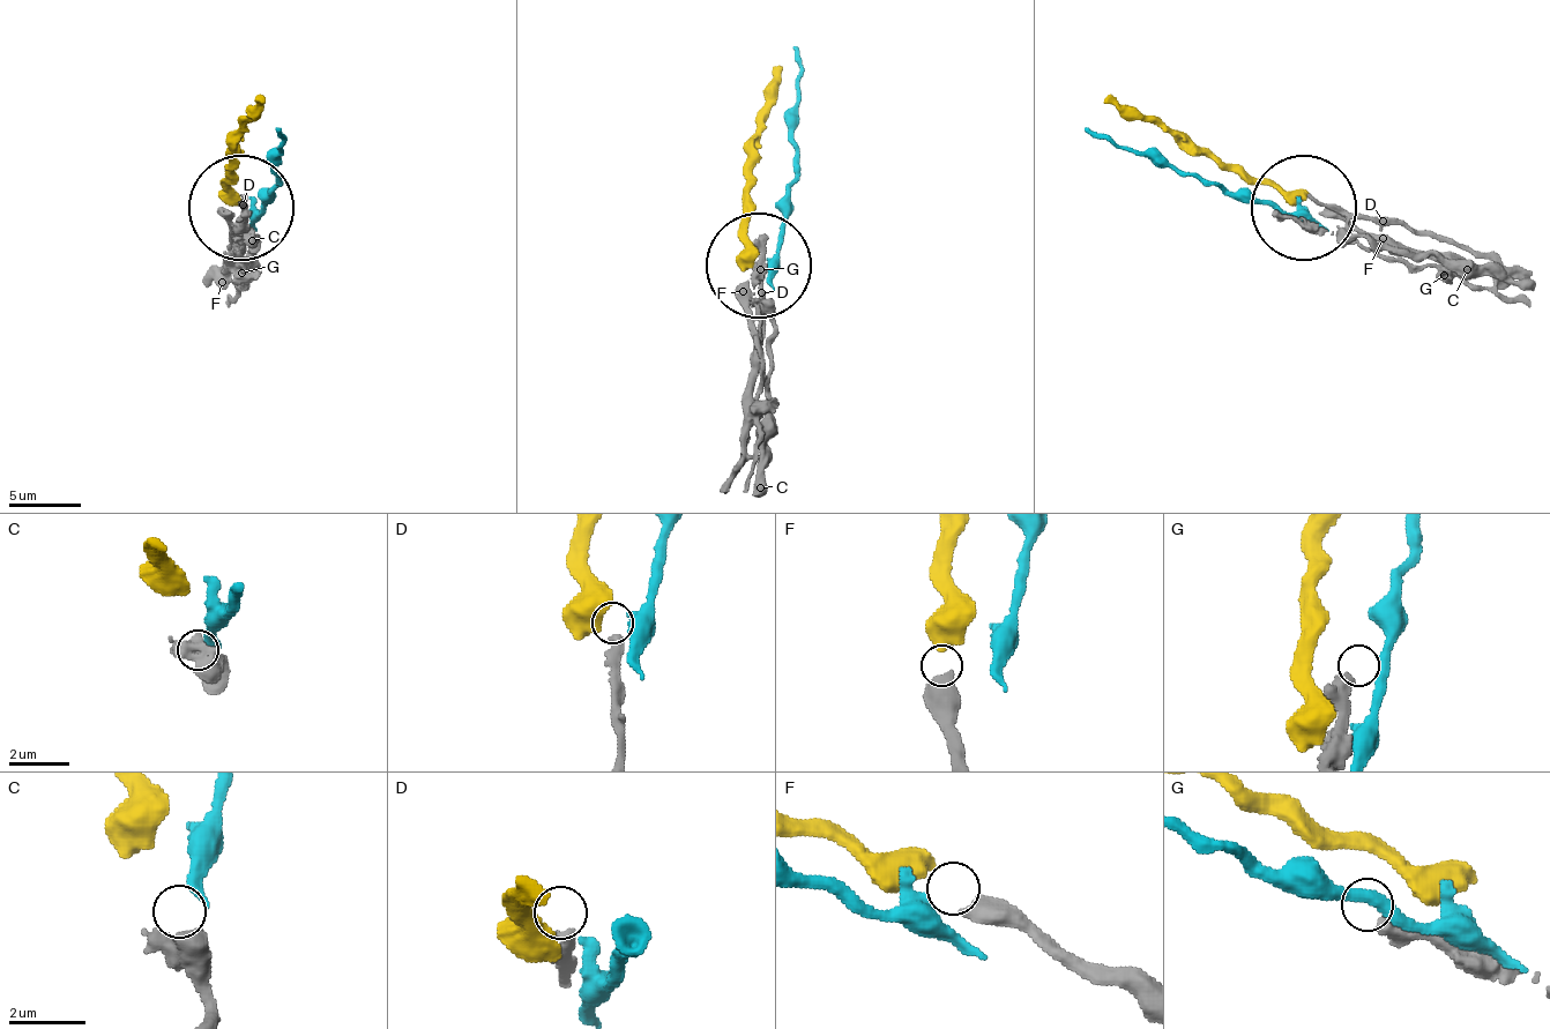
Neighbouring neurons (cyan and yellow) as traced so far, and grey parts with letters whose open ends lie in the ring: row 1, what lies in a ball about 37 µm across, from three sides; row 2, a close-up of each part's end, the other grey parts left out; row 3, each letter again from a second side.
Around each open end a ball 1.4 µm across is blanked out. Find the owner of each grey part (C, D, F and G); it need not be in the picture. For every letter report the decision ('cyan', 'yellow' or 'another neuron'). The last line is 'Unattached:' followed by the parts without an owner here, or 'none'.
C: cyan
D: another neuron
F: yellow
G: another neuron
Unattached: D, G

